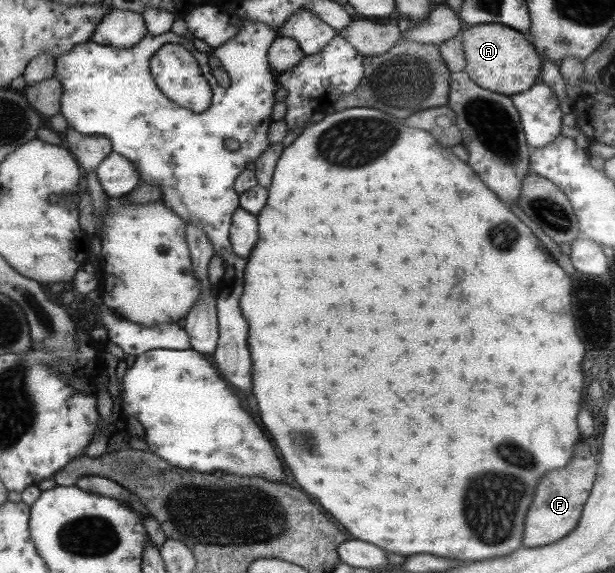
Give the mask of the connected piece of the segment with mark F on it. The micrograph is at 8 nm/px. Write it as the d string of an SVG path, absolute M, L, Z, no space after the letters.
M588 443L577 445L572 459L564 468L556 468L539 480L534 504L528 508L527 518L524 520L524 546L528 548L544 547L559 542L578 526L580 516L583 516L583 508L591 496L592 484L598 479L596 470L599 464L594 460Z

